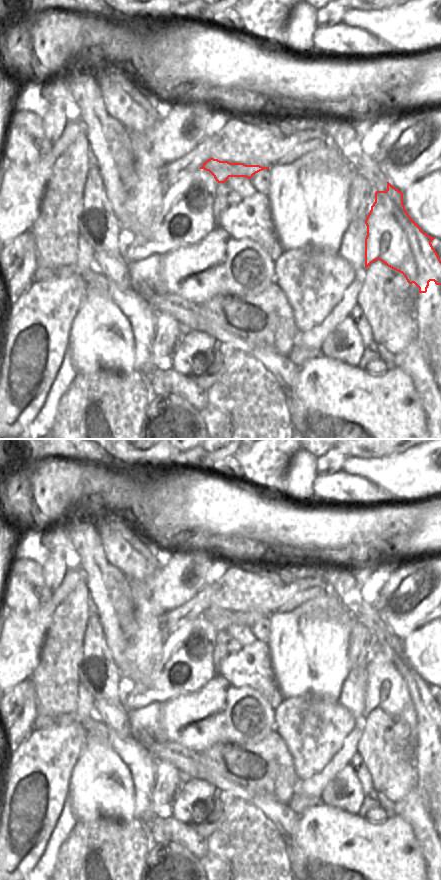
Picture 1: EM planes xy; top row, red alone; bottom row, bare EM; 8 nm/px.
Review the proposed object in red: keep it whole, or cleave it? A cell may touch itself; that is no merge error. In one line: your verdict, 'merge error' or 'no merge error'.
merge error

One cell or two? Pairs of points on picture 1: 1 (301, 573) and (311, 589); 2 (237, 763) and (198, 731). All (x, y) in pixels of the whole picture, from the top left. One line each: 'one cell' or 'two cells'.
1: two cells
2: two cells

